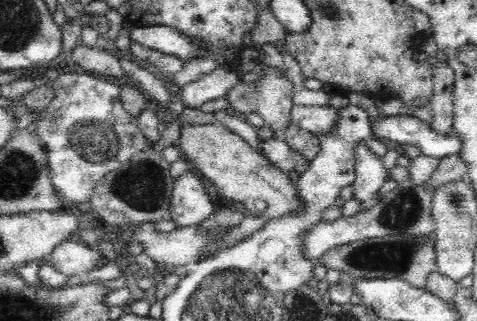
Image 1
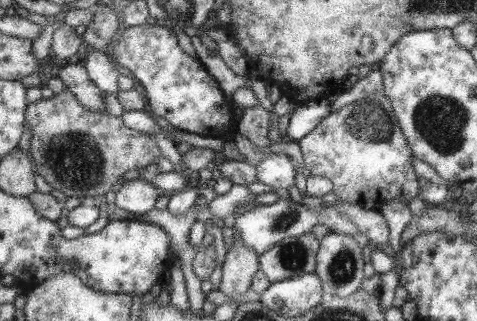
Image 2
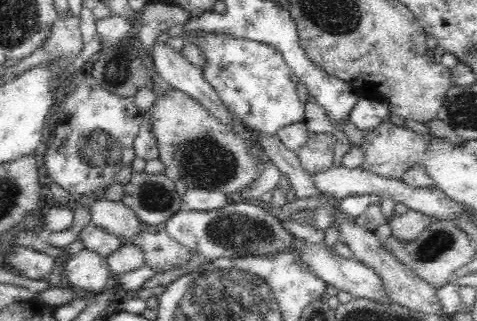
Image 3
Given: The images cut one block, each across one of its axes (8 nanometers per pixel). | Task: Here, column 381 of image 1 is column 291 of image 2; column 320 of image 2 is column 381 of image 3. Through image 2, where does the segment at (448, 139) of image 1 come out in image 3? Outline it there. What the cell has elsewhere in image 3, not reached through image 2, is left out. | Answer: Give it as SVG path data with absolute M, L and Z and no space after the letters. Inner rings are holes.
M360 98L350 110L350 122L366 134L368 130L378 128L378 124L390 122L390 106L382 100Z

